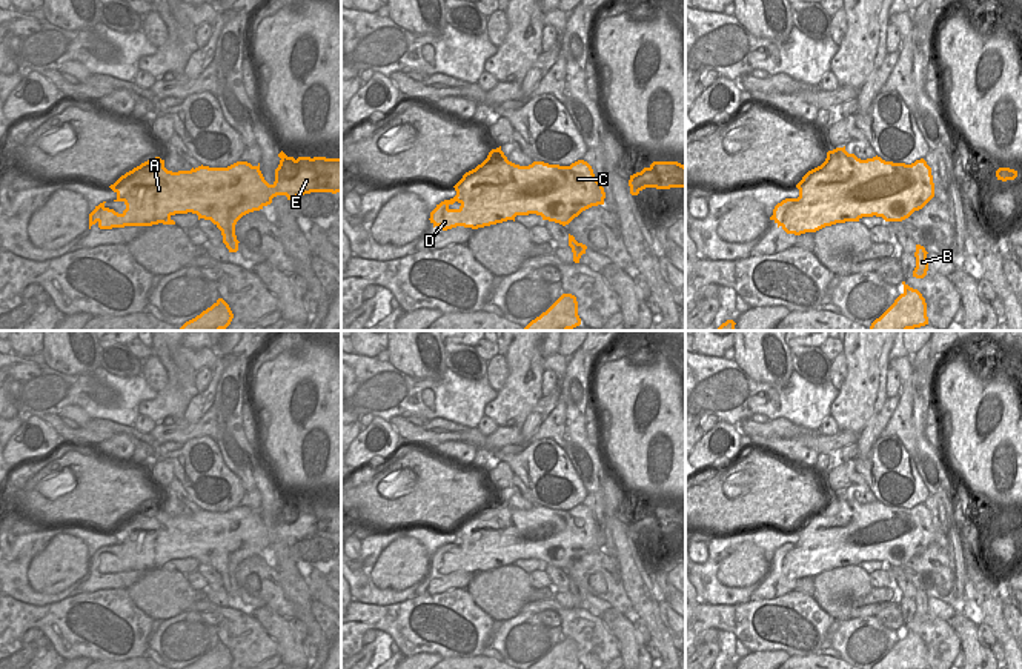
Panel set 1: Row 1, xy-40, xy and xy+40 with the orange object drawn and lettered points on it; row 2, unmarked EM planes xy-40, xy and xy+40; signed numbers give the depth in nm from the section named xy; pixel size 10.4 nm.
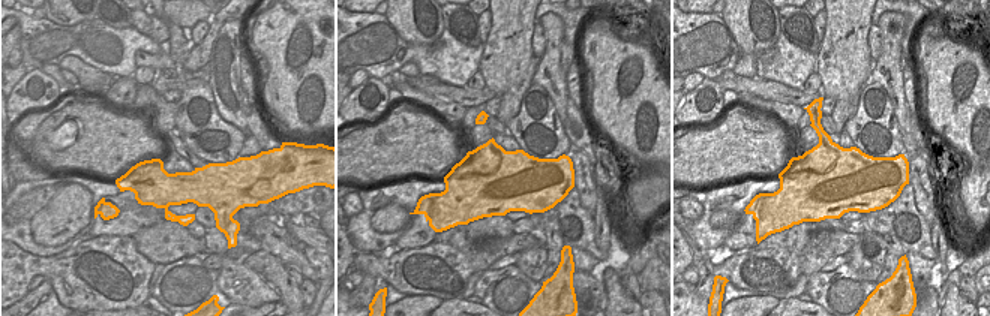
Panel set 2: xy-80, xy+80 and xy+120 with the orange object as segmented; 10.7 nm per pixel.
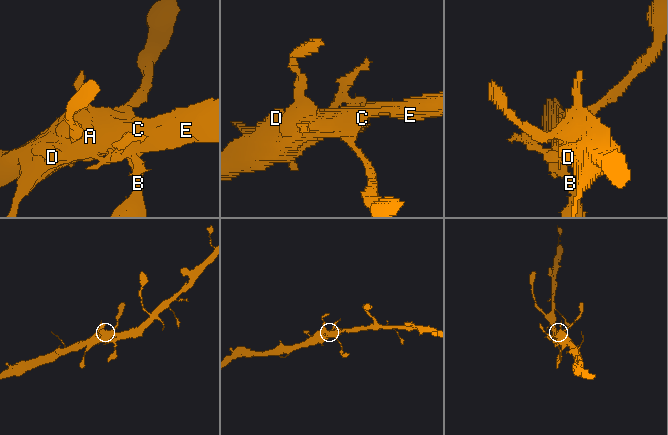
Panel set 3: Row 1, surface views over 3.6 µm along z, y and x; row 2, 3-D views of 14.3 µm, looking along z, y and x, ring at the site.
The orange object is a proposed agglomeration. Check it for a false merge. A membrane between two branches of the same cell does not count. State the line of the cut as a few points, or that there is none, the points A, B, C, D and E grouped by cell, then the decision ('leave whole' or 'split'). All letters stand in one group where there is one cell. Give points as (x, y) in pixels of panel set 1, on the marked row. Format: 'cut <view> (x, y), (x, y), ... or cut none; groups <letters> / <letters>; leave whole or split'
cut xy (580, 243), (572, 249); groups A C D E / B; split

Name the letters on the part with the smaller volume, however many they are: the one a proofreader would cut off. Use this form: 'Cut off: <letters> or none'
Cut off: B

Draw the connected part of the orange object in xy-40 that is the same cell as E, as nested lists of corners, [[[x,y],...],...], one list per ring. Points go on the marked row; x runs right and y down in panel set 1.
[[[283,151],[278,154],[280,165],[275,169],[275,181],[269,185],[261,171],[260,163],[252,166],[247,161],[237,161],[227,168],[198,166],[191,171],[172,172],[164,168],[164,160],[155,157],[121,175],[109,188],[117,194],[114,201],[123,201],[126,209],[118,214],[105,206],[106,201],[95,206],[89,214],[89,229],[98,225],[100,229],[124,228],[124,226],[152,226],[175,225],[171,218],[175,214],[197,214],[198,220],[211,220],[223,235],[227,249],[238,251],[235,235],[237,221],[254,211],[260,211],[272,203],[277,195],[286,195],[294,200],[310,192],[341,192],[341,158],[326,157],[287,157]]]

